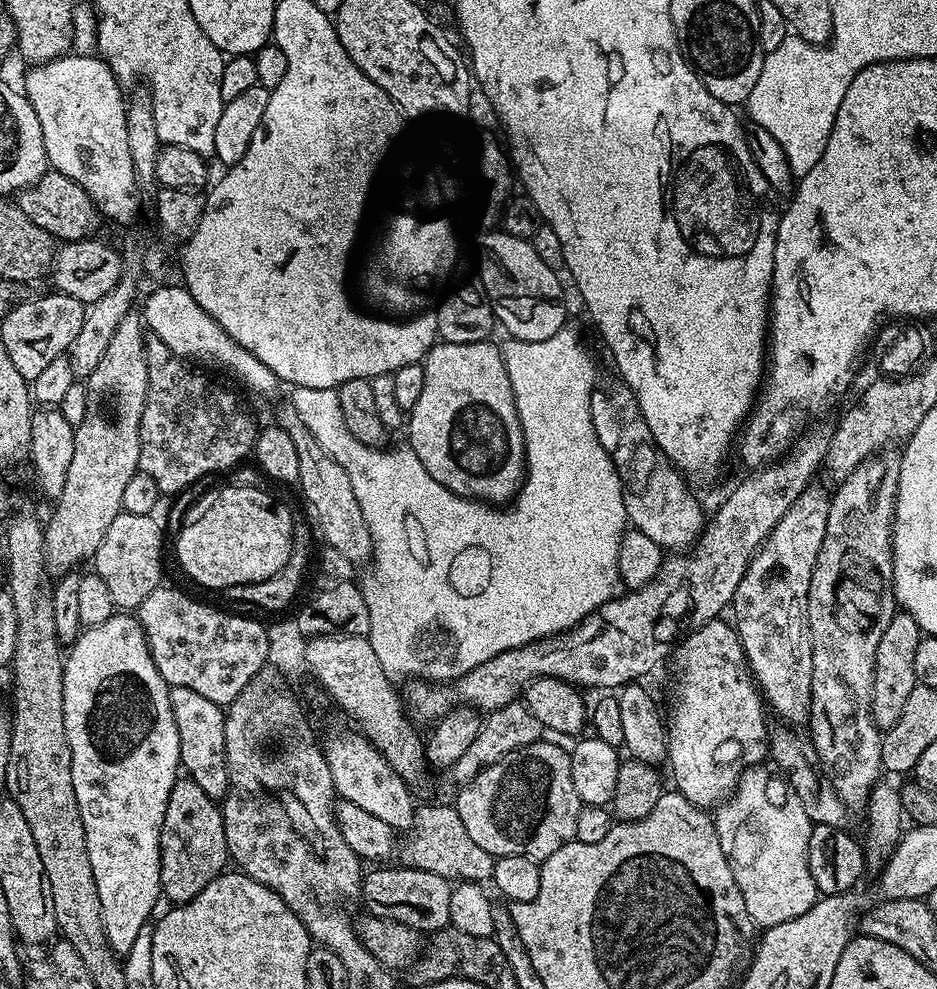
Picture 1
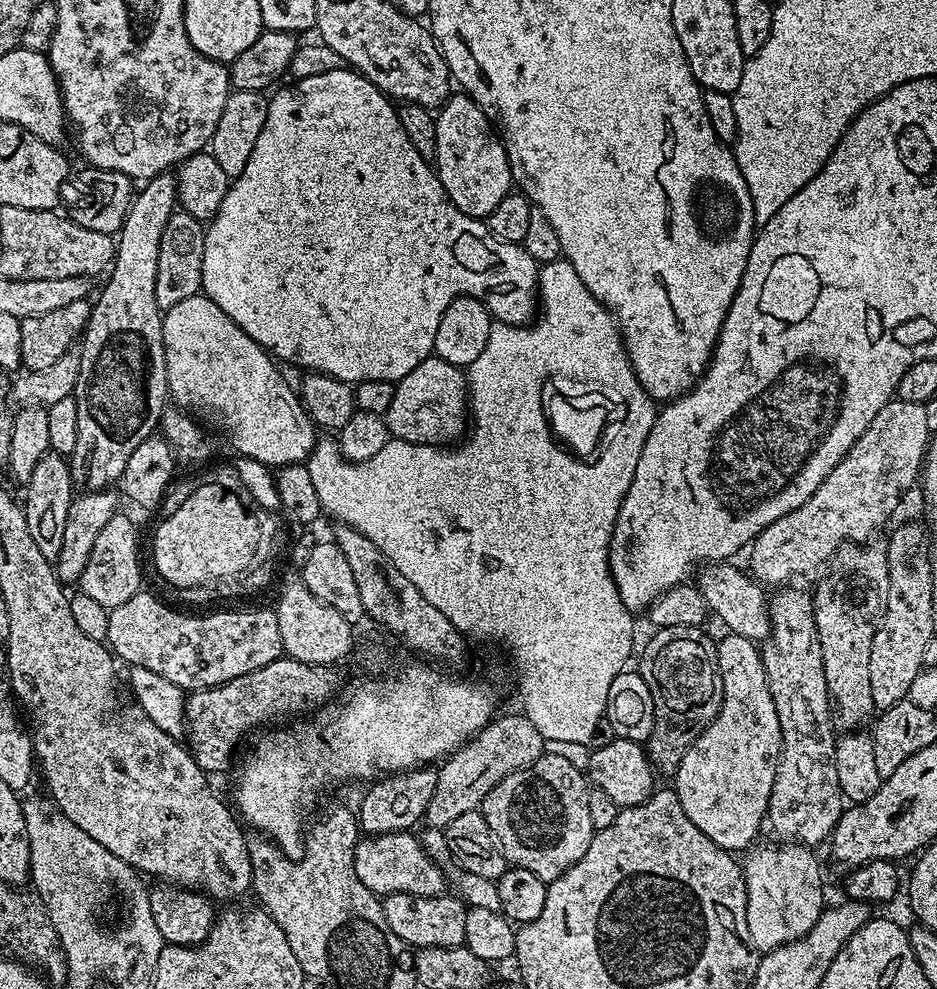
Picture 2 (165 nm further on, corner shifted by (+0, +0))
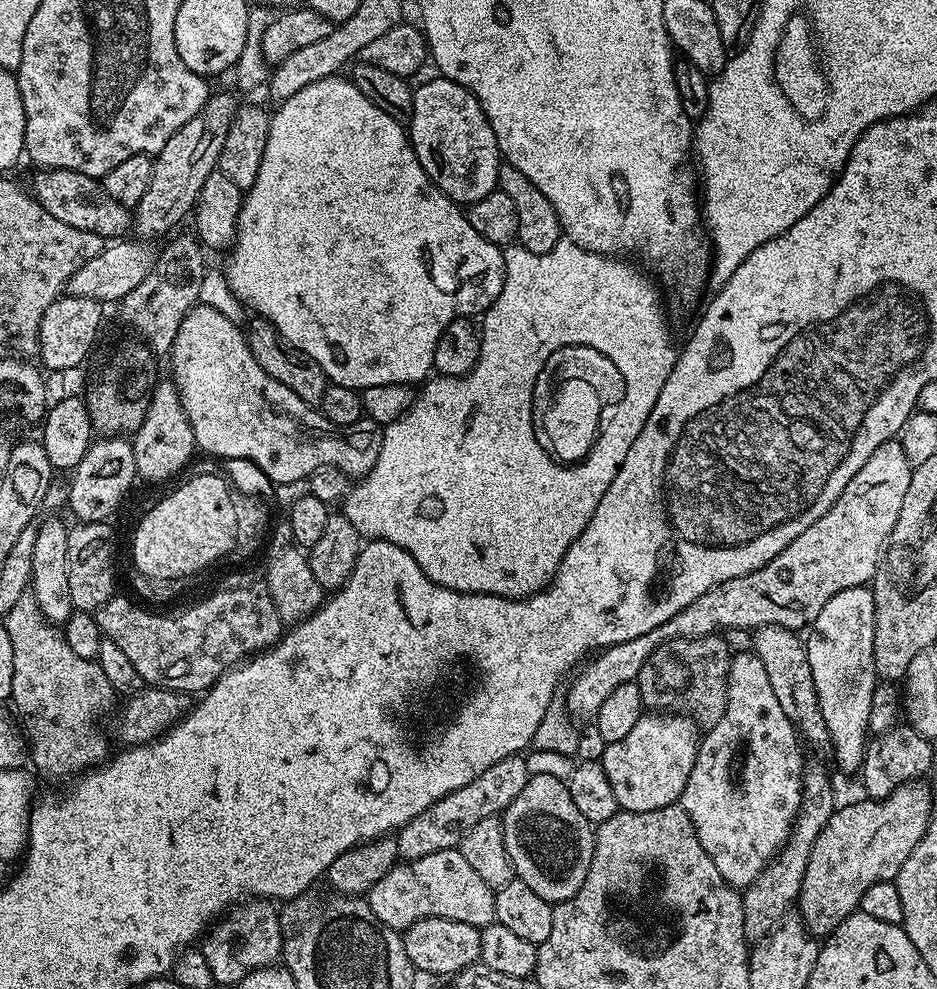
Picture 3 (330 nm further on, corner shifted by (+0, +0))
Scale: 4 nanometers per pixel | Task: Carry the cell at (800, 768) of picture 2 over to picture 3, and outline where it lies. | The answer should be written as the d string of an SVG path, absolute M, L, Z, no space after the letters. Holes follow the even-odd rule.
M809 763L804 769L804 785L802 786L802 800L800 809L796 814L796 821L792 823L792 830L788 833L788 841L776 854L776 859L771 860L754 878L754 882L742 895L742 926L744 938L749 942L763 942L768 935L780 925L780 921L793 911L794 905L800 899L800 887L802 878L806 874L806 862L810 858L810 850L814 846L814 838L826 826L826 822L836 811L838 801L836 792L832 789L832 780L828 772L820 764Z

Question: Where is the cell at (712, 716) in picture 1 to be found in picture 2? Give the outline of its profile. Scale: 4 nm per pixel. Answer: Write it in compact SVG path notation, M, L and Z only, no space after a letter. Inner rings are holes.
M741 636L725 637L716 646L724 700L714 722L686 750L686 758L682 758L674 777L674 790L682 810L686 810L686 818L710 842L740 854L766 824L770 790L780 761L780 727L760 648Z

